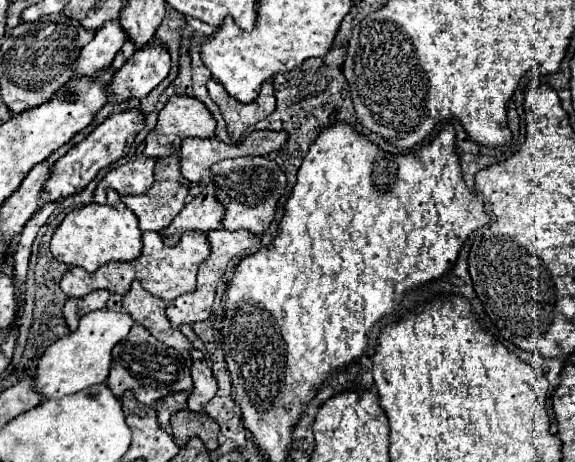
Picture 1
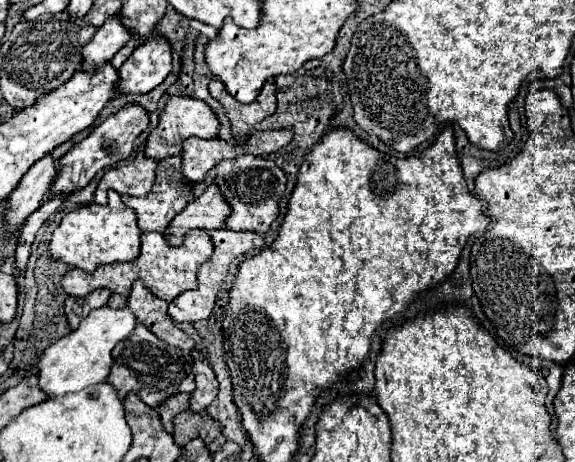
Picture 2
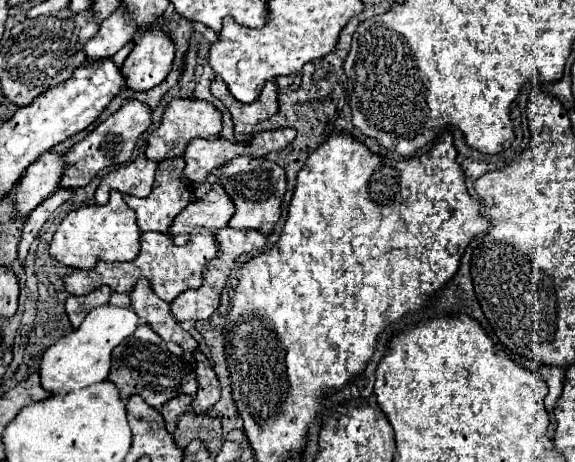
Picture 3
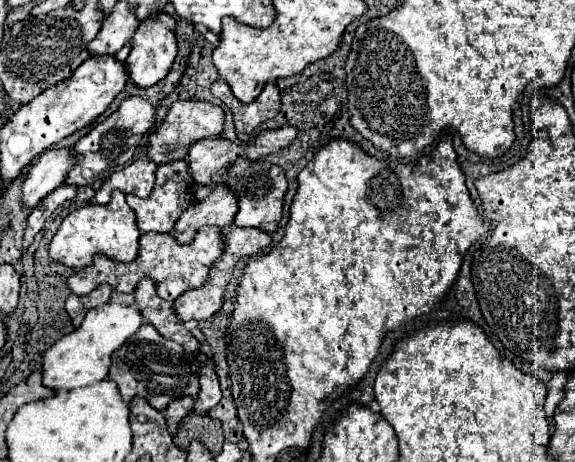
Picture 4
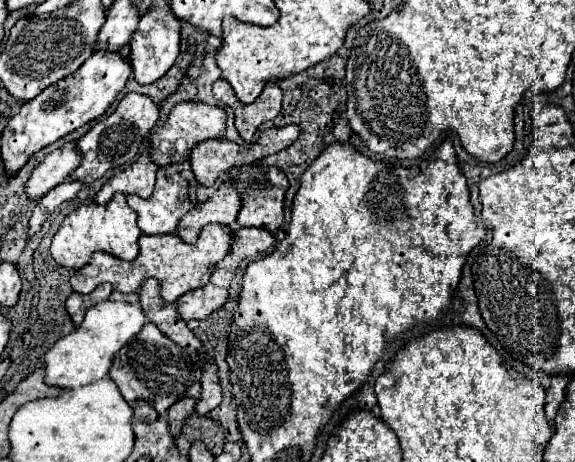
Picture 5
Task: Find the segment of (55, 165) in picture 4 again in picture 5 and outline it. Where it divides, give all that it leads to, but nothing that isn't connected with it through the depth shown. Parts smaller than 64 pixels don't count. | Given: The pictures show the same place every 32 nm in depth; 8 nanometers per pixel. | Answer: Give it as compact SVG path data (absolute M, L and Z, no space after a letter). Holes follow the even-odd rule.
M66 142L62 148L48 154L40 166L32 172L30 180L26 182L26 192L30 198L38 200L54 186L62 184L70 172L80 166L80 152L76 152L76 142Z

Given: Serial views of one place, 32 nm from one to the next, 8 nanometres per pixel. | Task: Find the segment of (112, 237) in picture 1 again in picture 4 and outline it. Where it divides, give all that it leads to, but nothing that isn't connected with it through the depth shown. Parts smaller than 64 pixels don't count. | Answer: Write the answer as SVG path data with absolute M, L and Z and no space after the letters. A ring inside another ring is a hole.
M114 192L112 200L106 206L90 204L70 212L62 220L58 232L50 242L50 256L56 262L74 270L92 264L94 254L104 254L112 260L130 262L138 256L138 238L140 238L140 230L136 226L136 216L132 208L128 208L122 192Z

